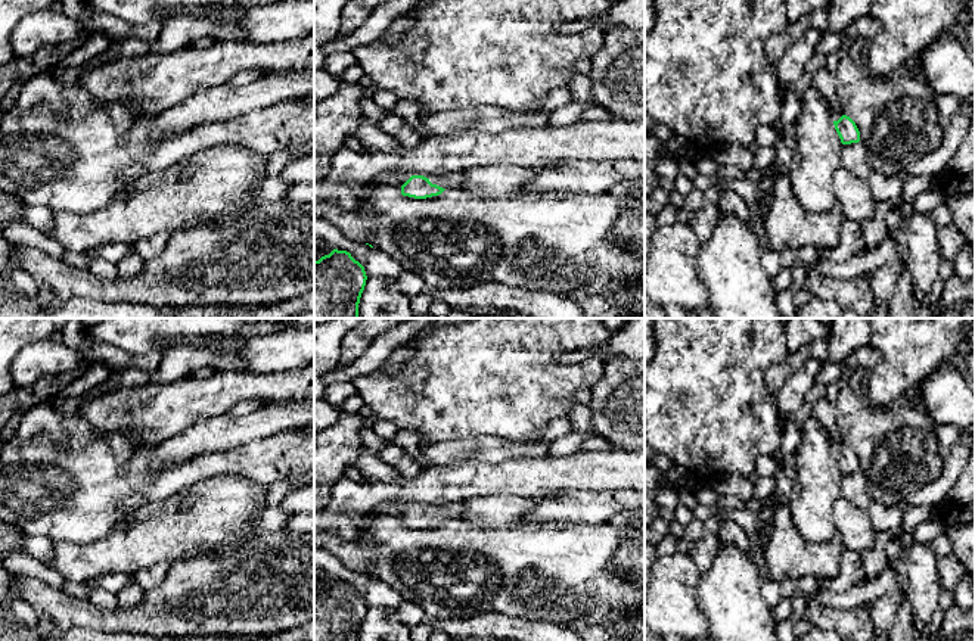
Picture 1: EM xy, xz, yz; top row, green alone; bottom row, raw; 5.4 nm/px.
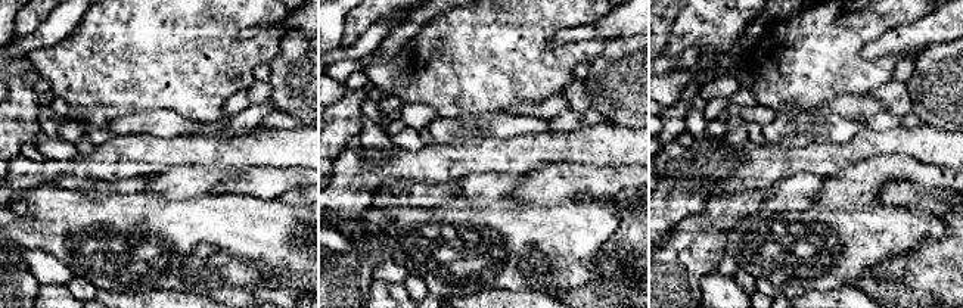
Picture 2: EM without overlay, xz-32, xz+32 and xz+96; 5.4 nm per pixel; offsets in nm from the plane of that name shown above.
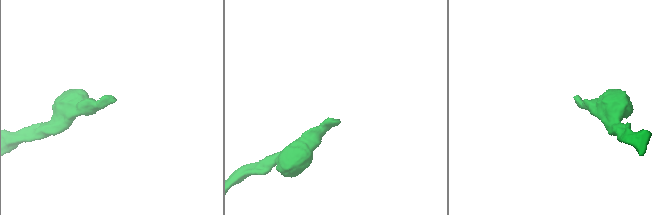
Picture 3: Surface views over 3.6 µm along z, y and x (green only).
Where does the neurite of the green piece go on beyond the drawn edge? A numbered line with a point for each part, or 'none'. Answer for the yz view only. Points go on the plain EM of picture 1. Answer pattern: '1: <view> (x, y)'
1: yz (825, 411)

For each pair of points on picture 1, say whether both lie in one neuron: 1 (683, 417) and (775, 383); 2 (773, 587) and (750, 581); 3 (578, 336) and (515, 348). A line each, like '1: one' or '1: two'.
1: two
2: two
3: one

